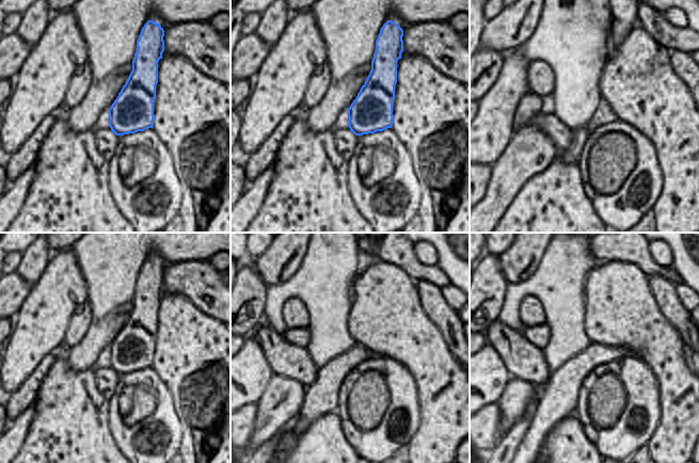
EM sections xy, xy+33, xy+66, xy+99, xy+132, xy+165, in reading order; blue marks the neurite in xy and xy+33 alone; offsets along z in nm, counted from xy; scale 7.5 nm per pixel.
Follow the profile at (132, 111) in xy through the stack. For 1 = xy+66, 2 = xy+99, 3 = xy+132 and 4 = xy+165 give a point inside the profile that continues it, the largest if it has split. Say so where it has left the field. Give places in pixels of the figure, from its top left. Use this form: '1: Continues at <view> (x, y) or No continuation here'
1: Continues at xy+66 (610, 110)
2: Continues at xy+99 (132, 349)
3: Continues at xy+132 (382, 292)
4: Continues at xy+165 (618, 294)

